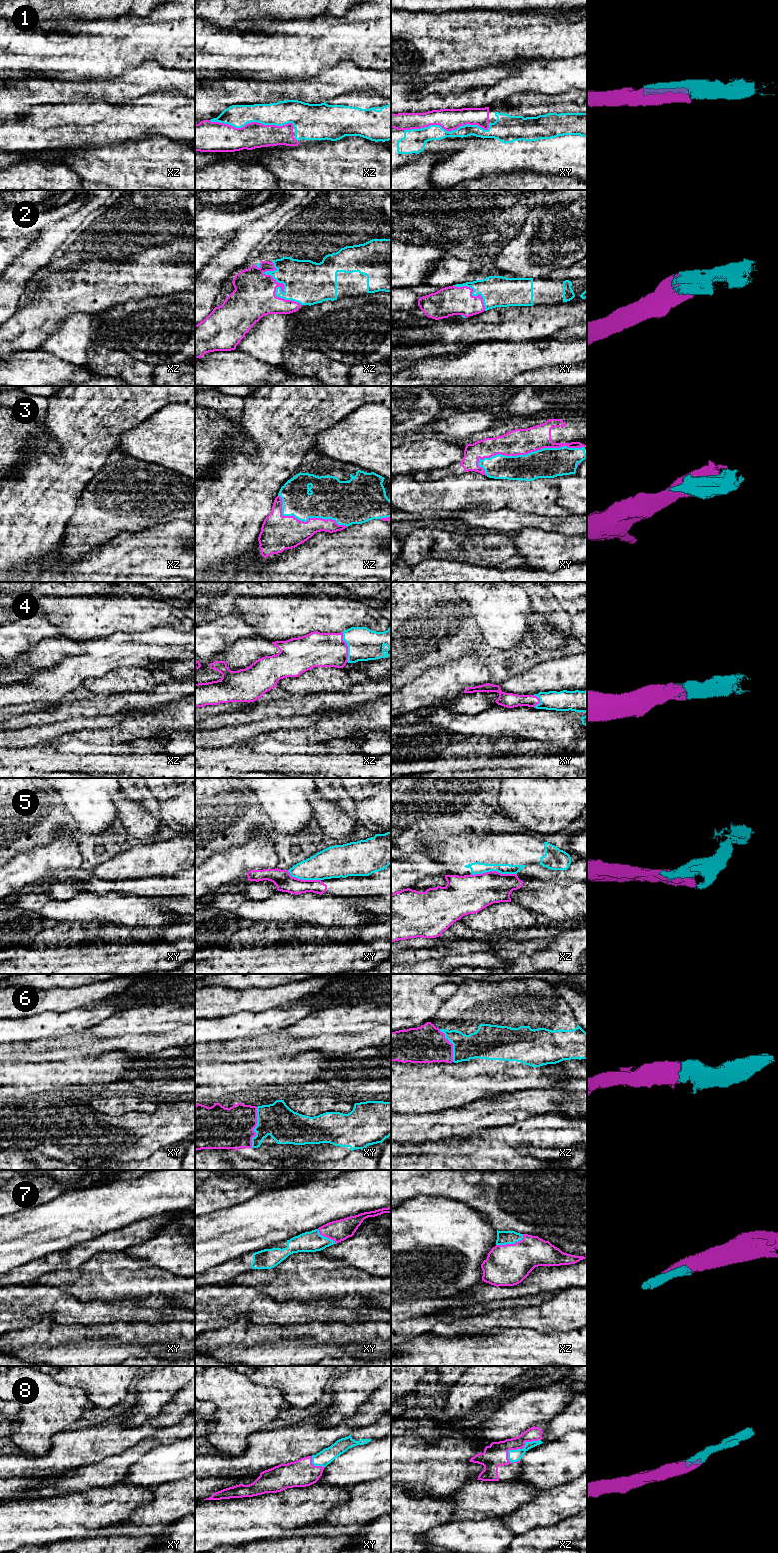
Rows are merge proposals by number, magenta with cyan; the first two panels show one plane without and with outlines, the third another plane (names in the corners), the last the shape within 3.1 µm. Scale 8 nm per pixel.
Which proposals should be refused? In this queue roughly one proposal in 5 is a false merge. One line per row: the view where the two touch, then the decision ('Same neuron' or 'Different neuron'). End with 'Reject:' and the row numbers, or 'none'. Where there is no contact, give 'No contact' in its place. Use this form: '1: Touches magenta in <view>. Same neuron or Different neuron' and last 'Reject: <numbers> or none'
1: Touches magenta in xy. Same neuron
2: Touches magenta in xz. Same neuron
3: Touches magenta in xy. Same neuron
4: Touches magenta in xz. Same neuron
5: Touches magenta in xz. Different neuron
6: Touches magenta in xy. Same neuron
7: Touches magenta in xz. Same neuron
8: Touches magenta in xz. Same neuron
Reject: 5

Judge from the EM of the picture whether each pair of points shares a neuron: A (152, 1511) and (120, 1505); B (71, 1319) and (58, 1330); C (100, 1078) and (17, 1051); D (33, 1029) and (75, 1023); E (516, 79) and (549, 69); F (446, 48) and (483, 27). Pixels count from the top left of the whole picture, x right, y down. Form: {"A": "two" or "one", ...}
{"A": "two", "B": "two", "C": "two", "D": "one", "E": "one", "F": "one"}

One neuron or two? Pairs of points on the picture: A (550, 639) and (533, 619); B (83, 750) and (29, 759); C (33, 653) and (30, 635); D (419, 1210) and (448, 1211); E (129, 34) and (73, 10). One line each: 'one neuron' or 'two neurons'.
A: one neuron
B: one neuron
C: two neurons
D: one neuron
E: two neurons

